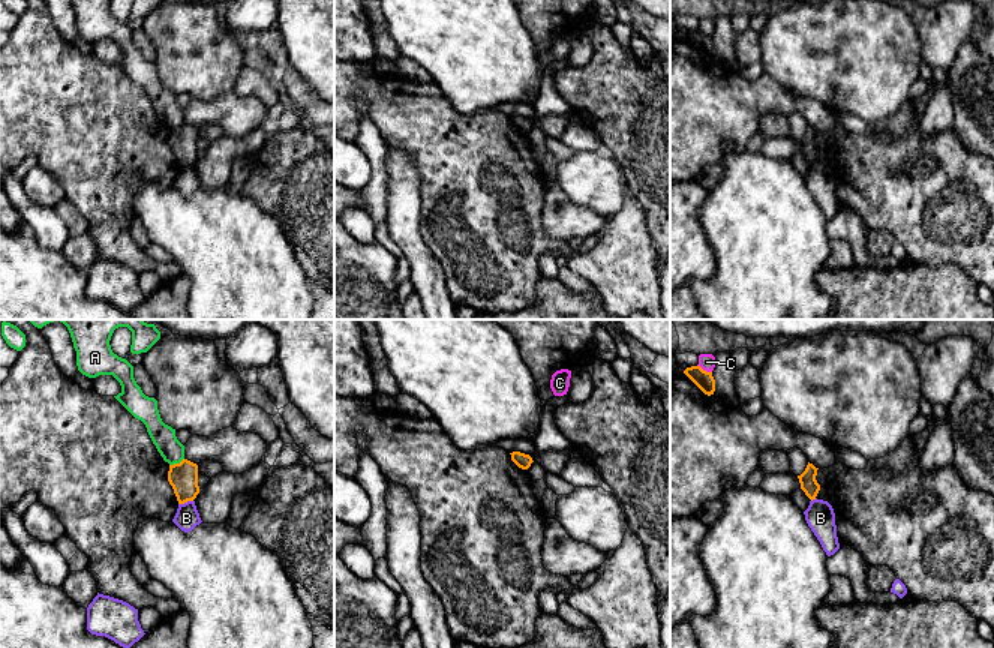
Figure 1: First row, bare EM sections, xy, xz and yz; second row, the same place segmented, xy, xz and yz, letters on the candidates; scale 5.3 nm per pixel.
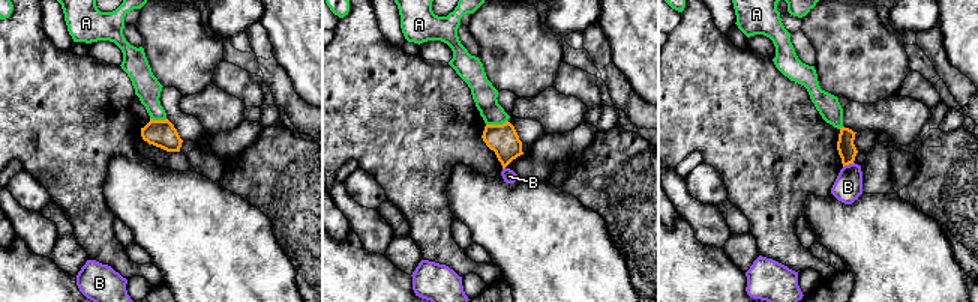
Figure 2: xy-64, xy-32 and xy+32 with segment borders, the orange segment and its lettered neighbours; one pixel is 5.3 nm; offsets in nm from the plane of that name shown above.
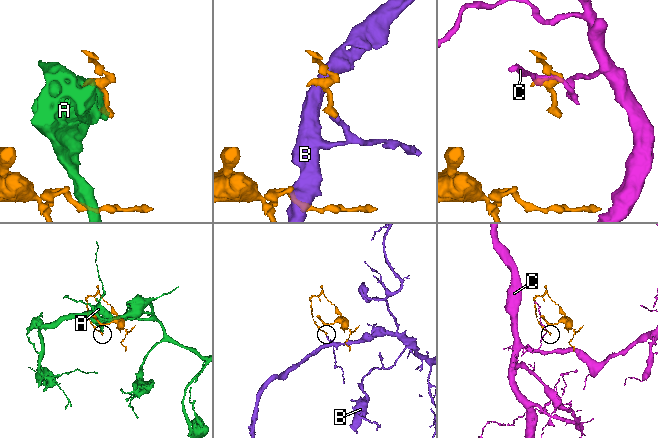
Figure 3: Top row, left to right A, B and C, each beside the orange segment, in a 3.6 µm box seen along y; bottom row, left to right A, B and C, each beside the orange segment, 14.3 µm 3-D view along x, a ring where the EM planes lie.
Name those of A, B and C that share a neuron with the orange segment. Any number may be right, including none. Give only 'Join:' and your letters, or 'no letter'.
Join: no letter

